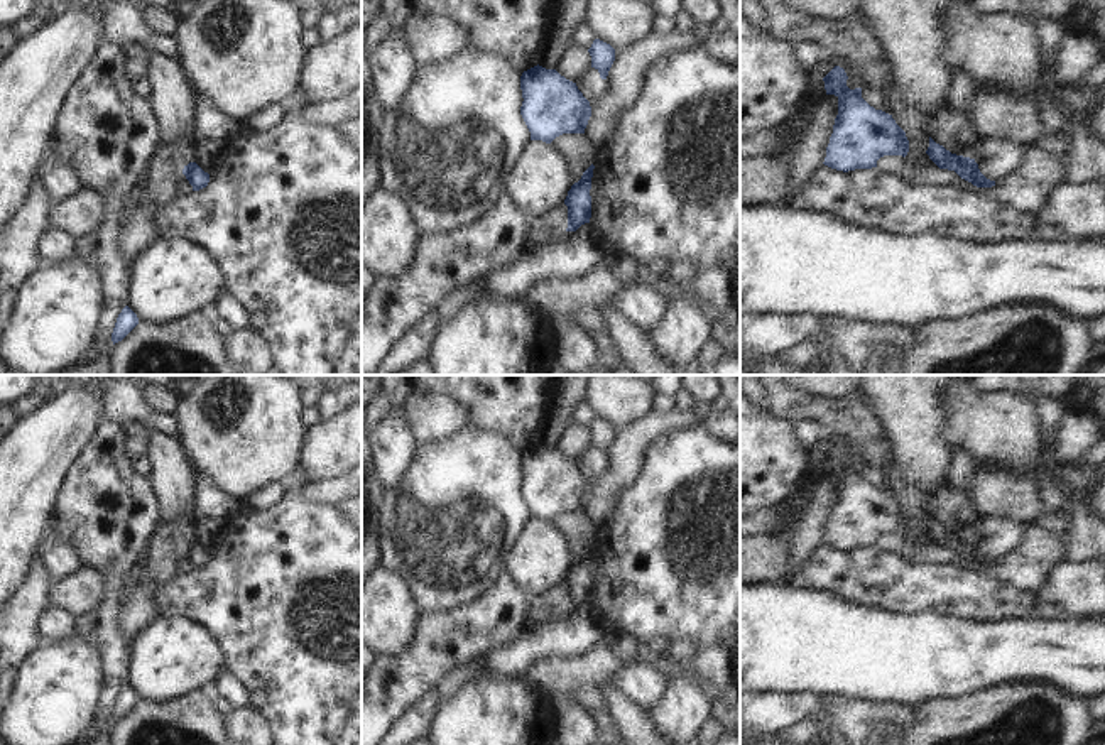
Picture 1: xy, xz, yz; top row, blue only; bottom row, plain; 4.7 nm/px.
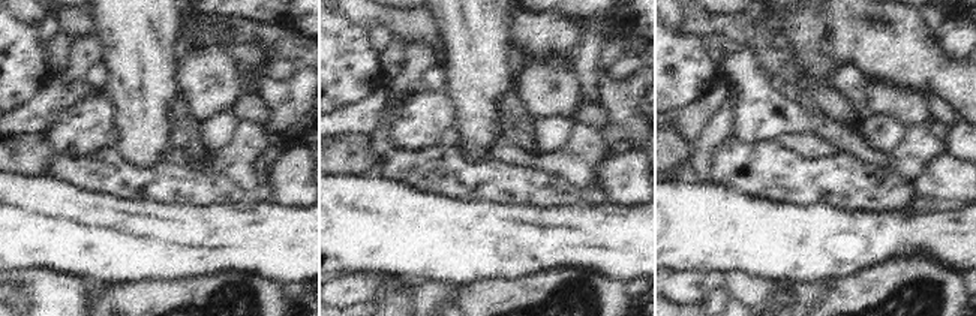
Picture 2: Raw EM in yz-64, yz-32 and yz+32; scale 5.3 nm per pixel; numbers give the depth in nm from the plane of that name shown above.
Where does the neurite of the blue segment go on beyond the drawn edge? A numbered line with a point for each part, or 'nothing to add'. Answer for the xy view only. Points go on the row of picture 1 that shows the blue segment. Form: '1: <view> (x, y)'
nothing to add

